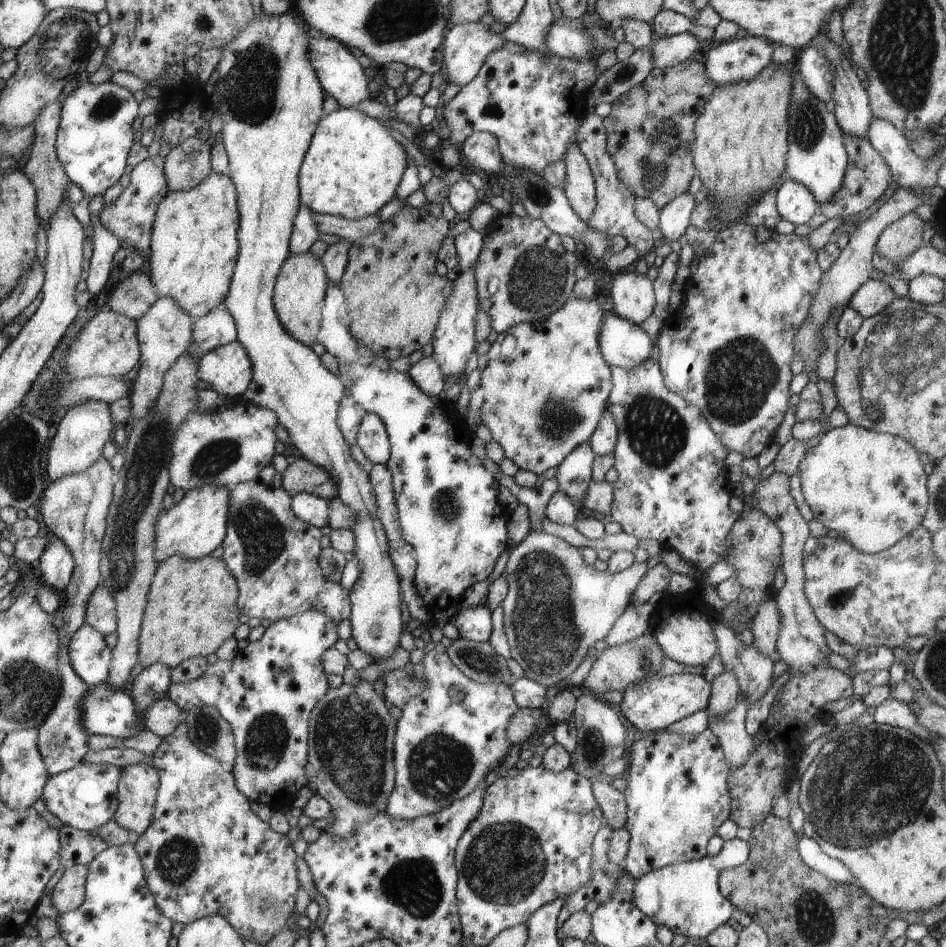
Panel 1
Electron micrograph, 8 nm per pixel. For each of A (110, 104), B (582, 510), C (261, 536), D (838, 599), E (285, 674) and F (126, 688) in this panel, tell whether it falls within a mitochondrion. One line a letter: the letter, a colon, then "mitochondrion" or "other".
A: mitochondrion
B: other
C: mitochondrion
D: other
E: other
F: other

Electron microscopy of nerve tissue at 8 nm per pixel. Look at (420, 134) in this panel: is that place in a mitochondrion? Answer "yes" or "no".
no

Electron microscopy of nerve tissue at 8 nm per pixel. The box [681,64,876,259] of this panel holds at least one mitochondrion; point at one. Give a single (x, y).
(808, 129)

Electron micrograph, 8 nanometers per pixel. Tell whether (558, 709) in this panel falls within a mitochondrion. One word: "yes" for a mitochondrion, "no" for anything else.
no

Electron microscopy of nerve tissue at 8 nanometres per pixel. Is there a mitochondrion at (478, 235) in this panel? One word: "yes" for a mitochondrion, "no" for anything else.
no

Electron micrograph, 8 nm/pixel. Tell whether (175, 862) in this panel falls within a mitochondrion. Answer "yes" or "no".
yes

